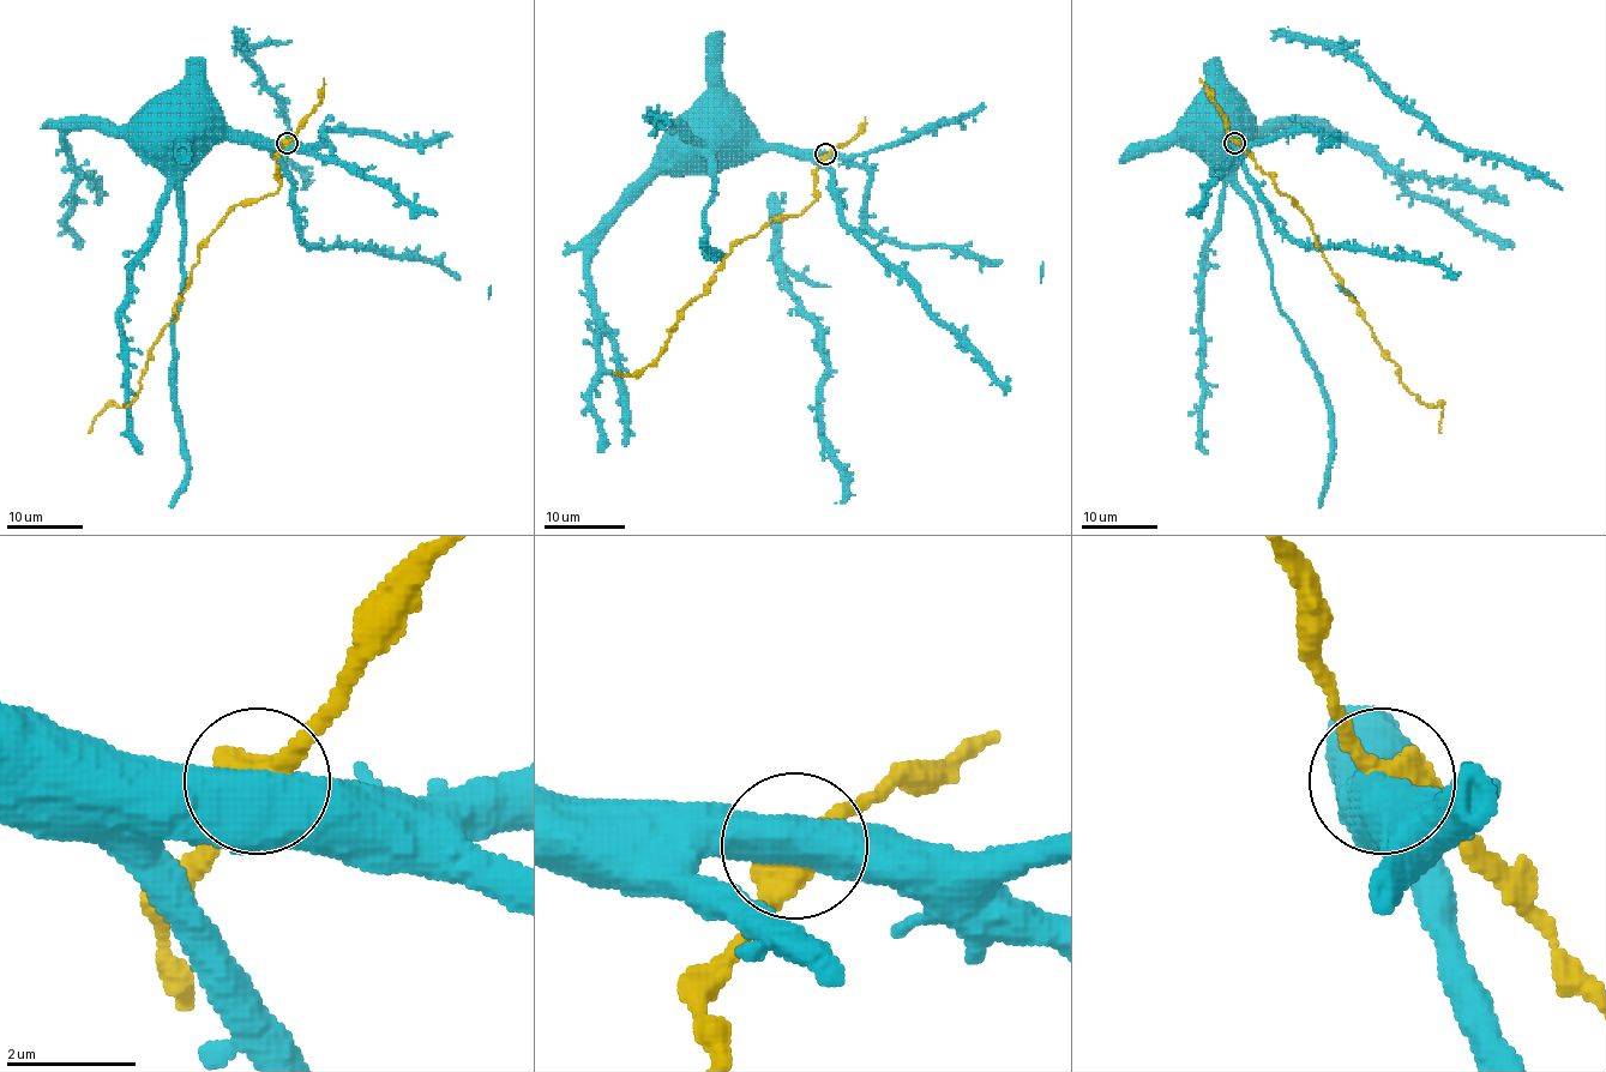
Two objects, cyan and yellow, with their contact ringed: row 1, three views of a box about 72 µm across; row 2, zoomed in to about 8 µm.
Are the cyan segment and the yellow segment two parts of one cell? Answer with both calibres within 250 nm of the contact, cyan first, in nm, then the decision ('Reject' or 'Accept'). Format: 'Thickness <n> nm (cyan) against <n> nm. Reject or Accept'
Thickness 550 nm (cyan) against 440 nm. Reject

